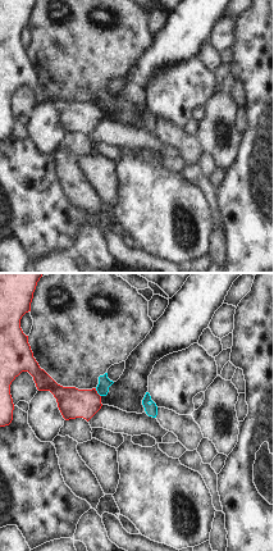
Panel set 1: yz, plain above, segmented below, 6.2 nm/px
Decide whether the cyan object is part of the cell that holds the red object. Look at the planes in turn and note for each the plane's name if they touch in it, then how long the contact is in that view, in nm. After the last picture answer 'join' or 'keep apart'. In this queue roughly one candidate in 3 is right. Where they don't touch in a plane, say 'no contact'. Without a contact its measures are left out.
yz | 70 nm

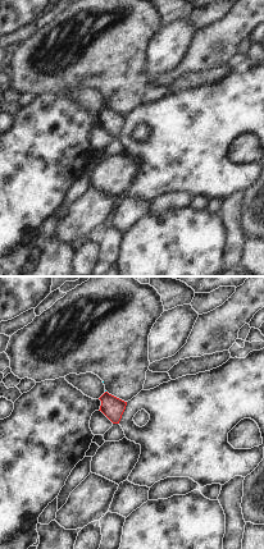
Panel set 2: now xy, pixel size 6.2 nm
no contact

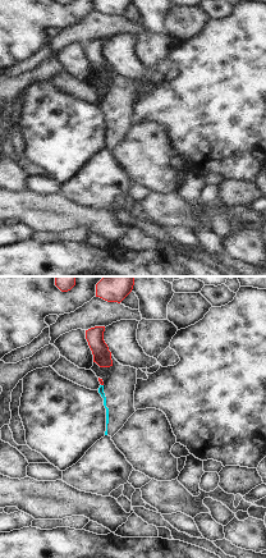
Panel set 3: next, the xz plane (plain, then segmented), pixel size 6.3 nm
no contact

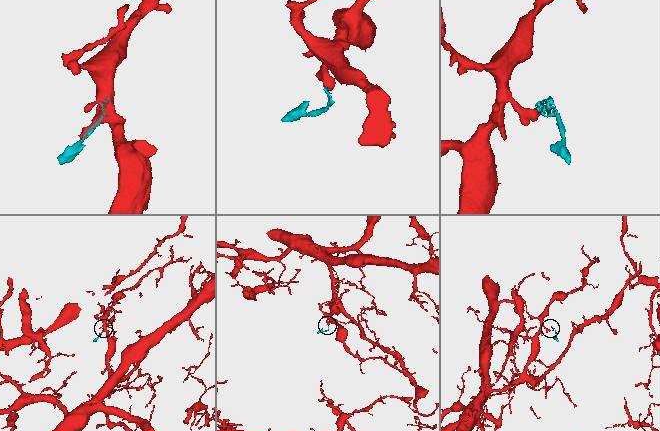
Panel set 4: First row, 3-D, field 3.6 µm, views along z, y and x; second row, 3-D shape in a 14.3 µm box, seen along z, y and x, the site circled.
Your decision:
keep apart

